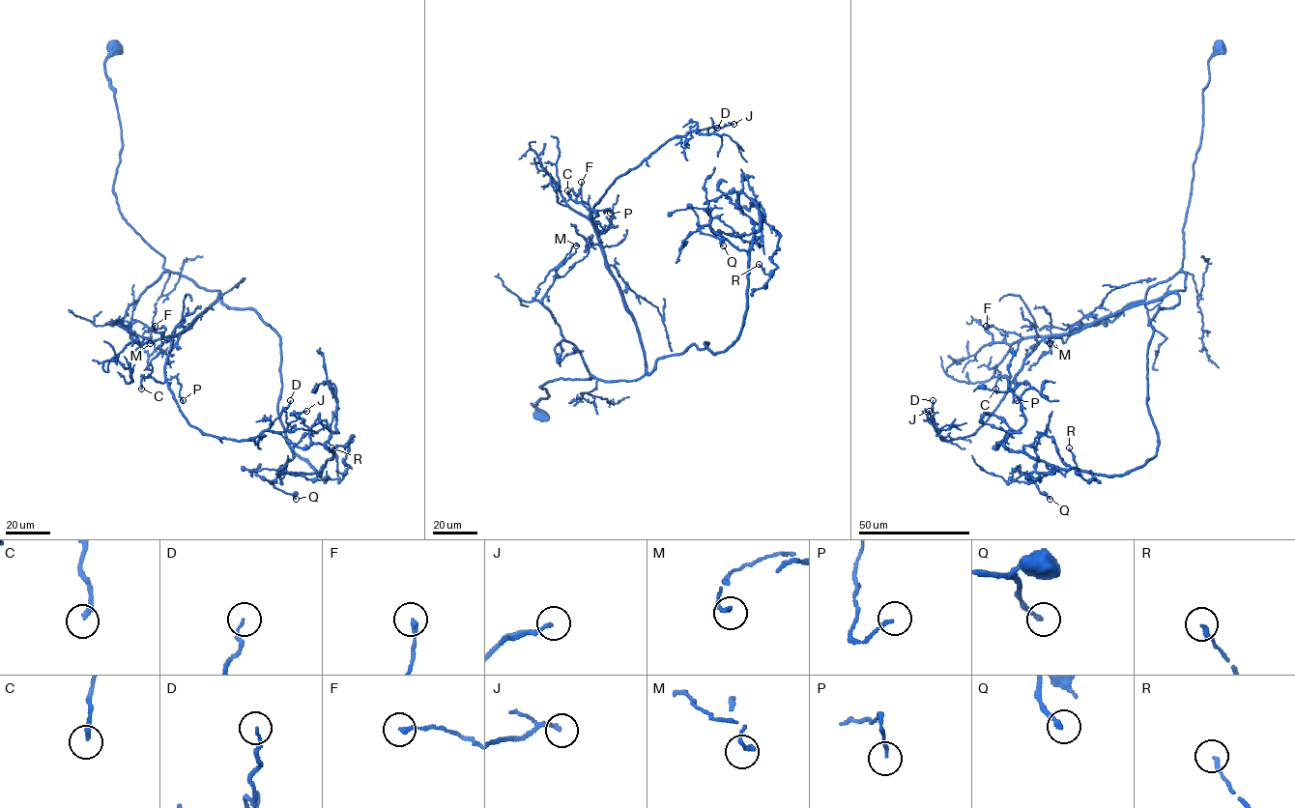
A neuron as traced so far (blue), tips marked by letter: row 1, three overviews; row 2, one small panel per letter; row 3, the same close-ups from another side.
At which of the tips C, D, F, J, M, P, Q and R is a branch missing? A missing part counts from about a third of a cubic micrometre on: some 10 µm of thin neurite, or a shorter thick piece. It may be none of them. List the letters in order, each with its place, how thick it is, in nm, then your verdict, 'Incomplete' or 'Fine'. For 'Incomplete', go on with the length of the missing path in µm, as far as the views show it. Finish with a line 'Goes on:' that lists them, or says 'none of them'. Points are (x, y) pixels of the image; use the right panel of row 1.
C: Place: (995, 389). Thickness 220 nm. Fine
D: Place: (933, 400). Thickness 100 nm. Fine
F: Place: (986, 326). Thickness 200 nm. Fine
J: Place: (929, 411). Thickness 170 nm. Fine
M: Place: (1050, 343). Thickness 200 nm. Fine
P: Place: (1017, 400). Thickness 130 nm. Fine
Q: Place: (1050, 499). Thickness 200 nm. Incomplete. Missing length about 7 µm
R: Place: (1069, 447). Thickness 180 nm. Fine
Goes on: Q

